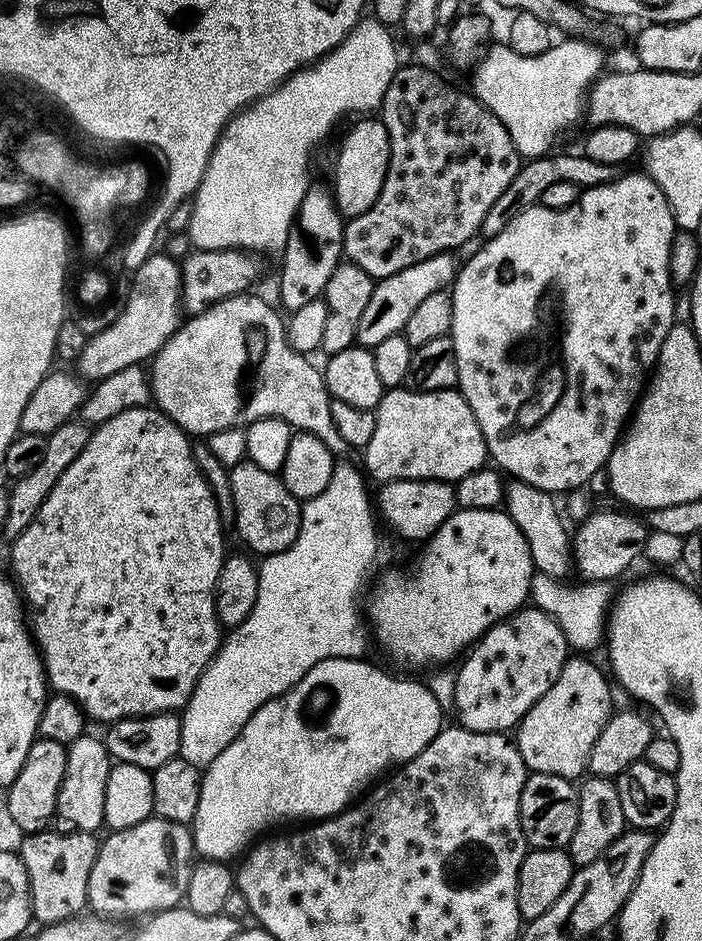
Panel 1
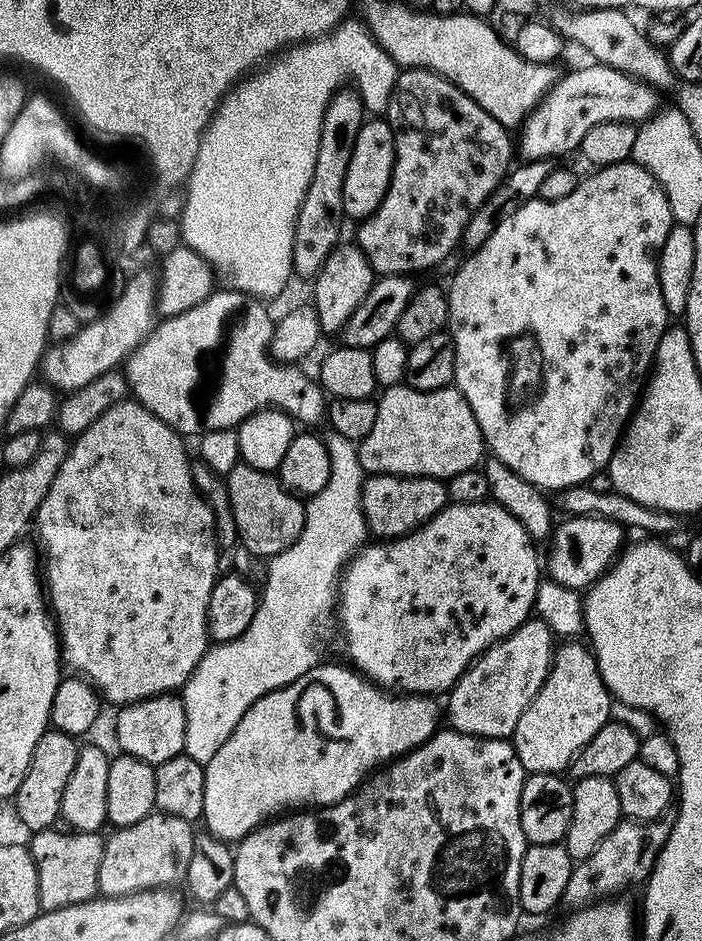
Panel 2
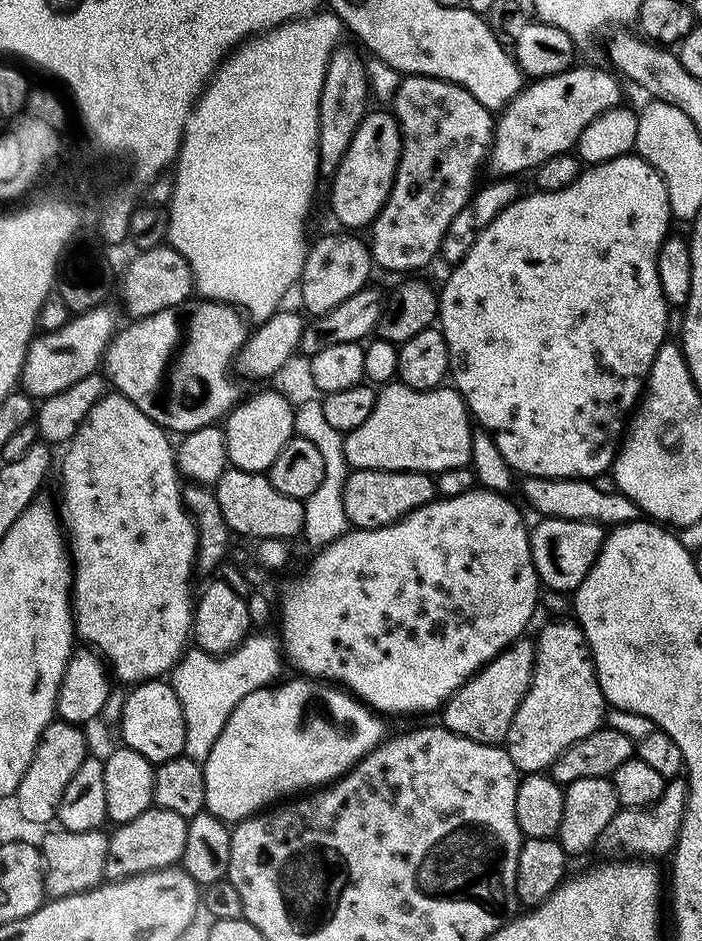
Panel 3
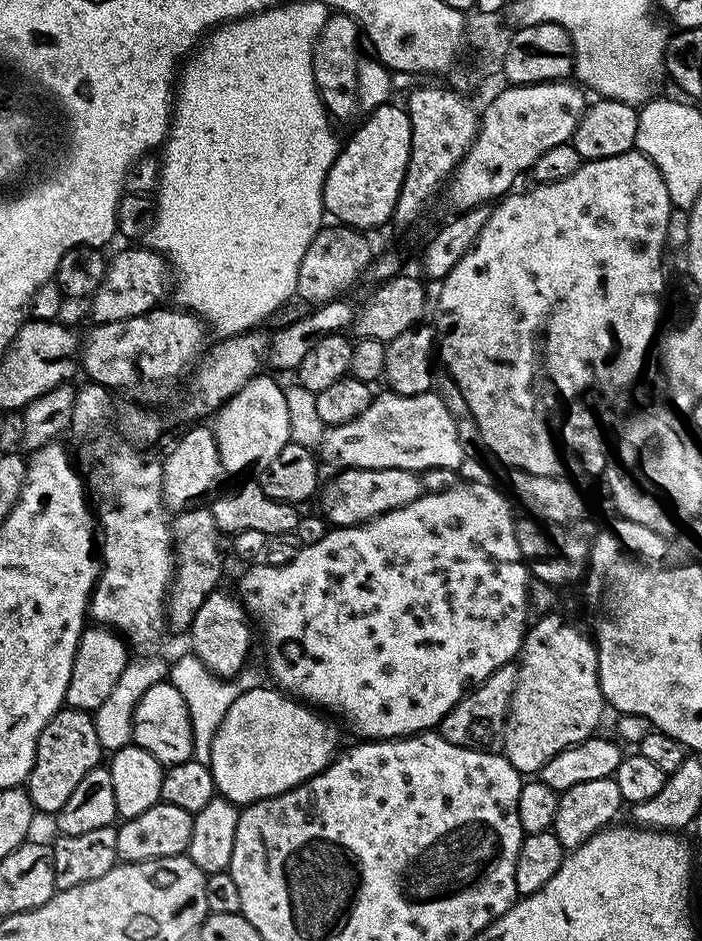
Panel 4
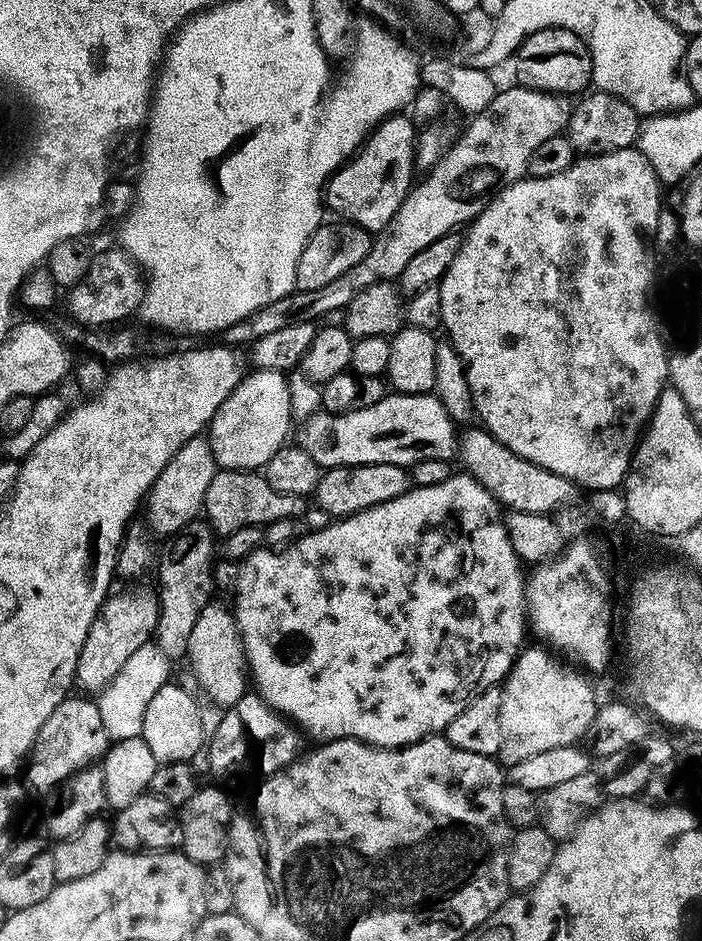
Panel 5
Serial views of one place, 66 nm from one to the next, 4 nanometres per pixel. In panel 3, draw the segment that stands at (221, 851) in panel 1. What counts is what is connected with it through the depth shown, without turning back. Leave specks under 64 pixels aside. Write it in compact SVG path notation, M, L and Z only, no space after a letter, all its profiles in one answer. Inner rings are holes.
M304 678L296 679L300 680L288 680L285 684L277 683L246 694L246 698L234 706L230 718L226 718L226 726L222 734L218 734L218 742L214 742L210 754L202 762L206 778L207 811L221 816L222 820L239 822L301 790L327 786L339 780L349 768L353 768L367 752L373 752L385 739L383 724L376 721L379 719L351 693L340 690L333 696L331 724L312 705L312 695L316 692L312 684L315 683Z

